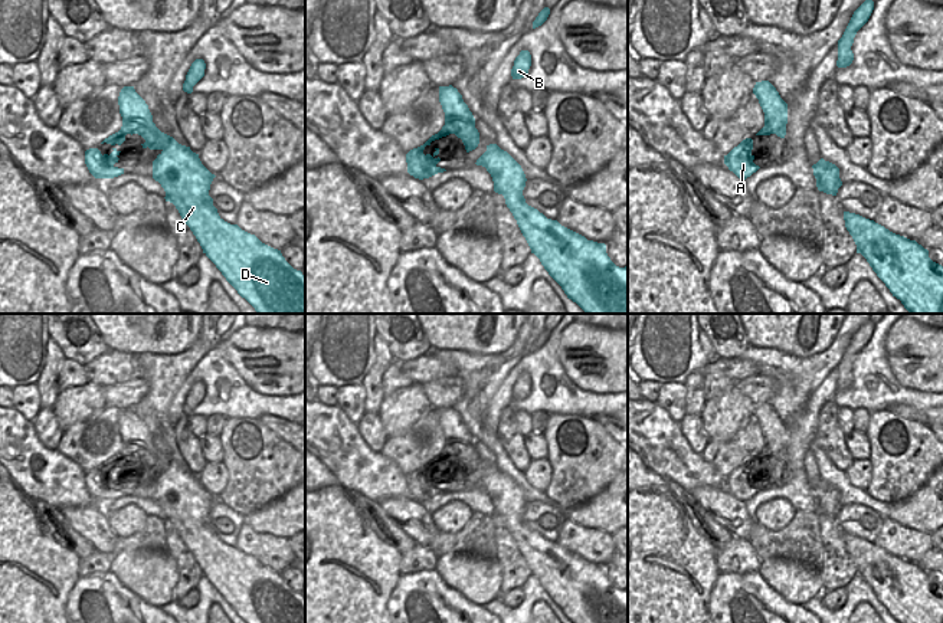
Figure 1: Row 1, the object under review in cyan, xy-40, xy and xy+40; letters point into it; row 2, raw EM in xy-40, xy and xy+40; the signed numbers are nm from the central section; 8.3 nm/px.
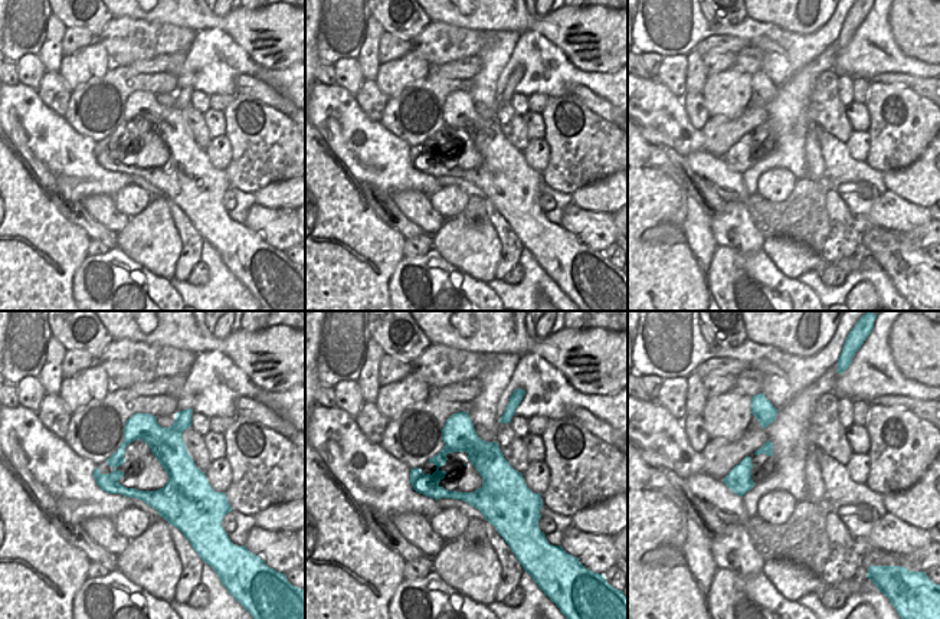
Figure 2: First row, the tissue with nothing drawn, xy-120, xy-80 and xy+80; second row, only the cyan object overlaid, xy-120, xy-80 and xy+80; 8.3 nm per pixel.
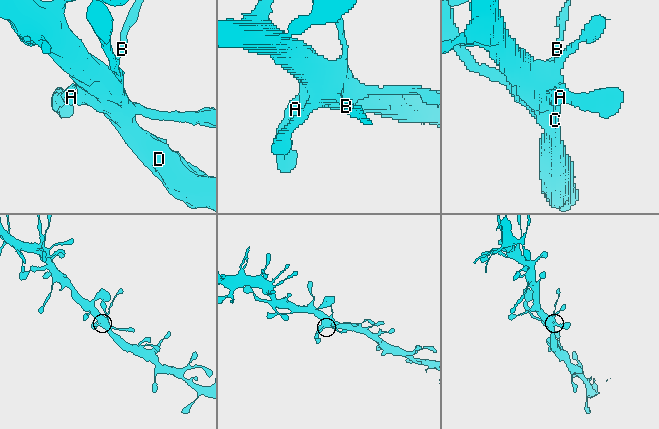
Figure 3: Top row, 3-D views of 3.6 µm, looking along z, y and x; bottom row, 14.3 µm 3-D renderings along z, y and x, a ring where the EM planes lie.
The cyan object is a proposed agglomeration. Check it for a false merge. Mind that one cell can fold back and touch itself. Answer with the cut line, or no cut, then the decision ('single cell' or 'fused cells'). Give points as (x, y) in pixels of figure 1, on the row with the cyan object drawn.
cut none; single cell

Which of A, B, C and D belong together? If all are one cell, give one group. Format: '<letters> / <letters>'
A B C D

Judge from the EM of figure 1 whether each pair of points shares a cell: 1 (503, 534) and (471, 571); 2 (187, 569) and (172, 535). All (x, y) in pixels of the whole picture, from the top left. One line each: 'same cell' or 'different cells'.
1: different cells
2: same cell

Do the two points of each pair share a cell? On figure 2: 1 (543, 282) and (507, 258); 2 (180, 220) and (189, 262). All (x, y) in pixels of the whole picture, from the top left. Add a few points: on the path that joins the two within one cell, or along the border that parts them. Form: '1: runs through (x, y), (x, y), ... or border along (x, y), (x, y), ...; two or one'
1: border along (524, 248), (518, 264); two
2: runs through (186, 231), (189, 235), (189, 252); one

